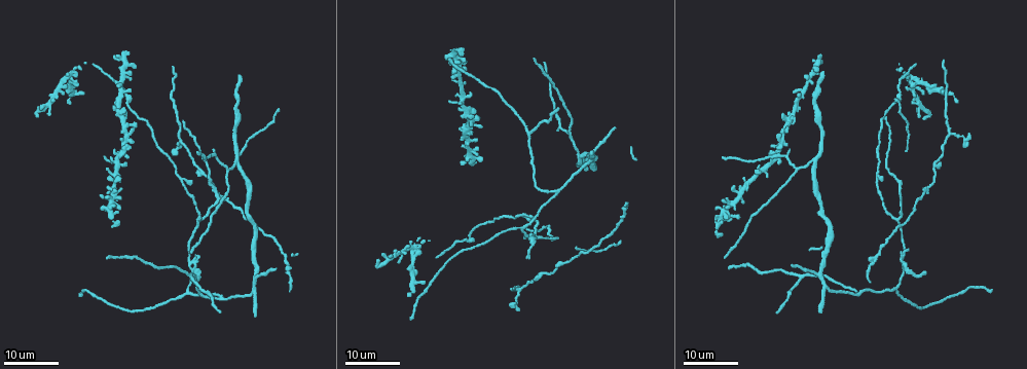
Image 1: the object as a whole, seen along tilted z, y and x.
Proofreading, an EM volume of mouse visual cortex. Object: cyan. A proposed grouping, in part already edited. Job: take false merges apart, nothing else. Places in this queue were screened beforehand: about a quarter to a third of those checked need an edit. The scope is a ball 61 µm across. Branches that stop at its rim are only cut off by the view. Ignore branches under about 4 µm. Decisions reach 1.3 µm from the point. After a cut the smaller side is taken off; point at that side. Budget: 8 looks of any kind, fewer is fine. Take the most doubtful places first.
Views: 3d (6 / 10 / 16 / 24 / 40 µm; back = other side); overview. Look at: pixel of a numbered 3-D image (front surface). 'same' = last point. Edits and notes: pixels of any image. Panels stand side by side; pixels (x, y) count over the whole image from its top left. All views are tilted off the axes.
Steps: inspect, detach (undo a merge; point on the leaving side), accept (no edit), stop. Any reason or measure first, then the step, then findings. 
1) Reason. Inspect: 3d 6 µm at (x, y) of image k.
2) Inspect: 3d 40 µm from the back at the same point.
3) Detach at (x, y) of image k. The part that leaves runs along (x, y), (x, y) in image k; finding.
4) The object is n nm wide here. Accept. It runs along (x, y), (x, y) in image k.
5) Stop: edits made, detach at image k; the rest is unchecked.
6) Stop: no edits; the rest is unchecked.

Arms part here. Inspect: 3d 16 µm at (198, 226) of image 1.

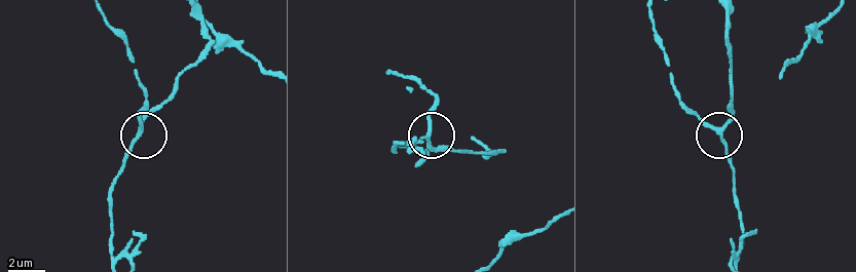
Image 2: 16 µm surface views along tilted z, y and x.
Closer look. Inspect: 3d 6 µm at (719, 131) of image 2.

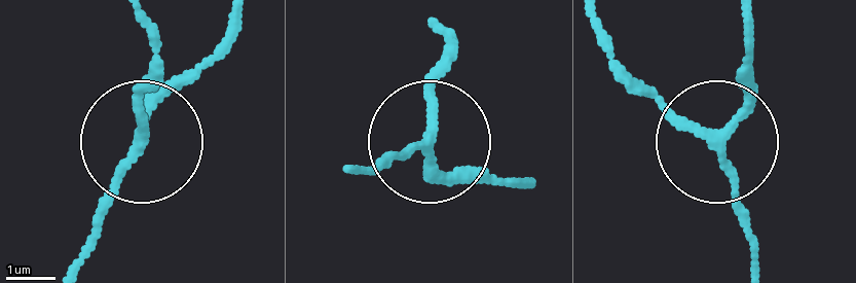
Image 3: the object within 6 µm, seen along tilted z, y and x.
Inspect: 3d 6 µm from the back at (426, 142) of image 3.

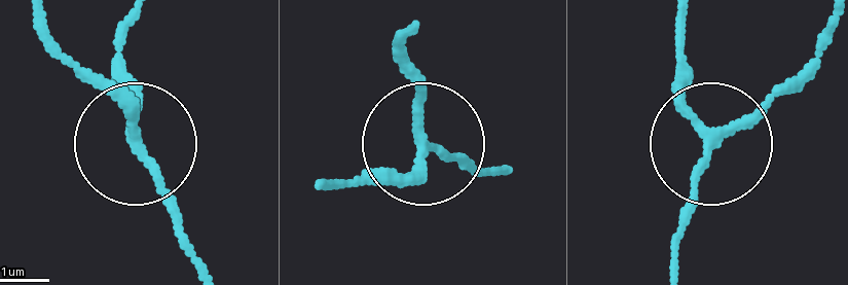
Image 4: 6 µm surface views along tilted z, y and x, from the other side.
The object is 180 nm wide here. Accept. It runs along (499, 168), (428, 142), (397, 174), (325, 182) in image 4; all the same neuron.

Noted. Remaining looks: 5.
Side arm on a straight run. Inspect: 3d 24 µm at (578, 152) of image 1.

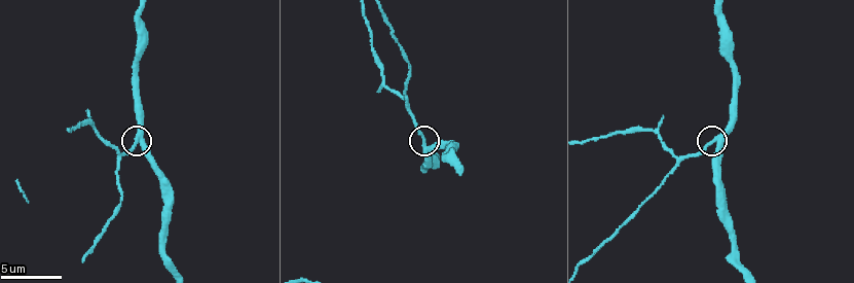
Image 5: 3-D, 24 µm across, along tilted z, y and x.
Closer look. Inspect: 3d 6 µm at (422, 142) of image 5.

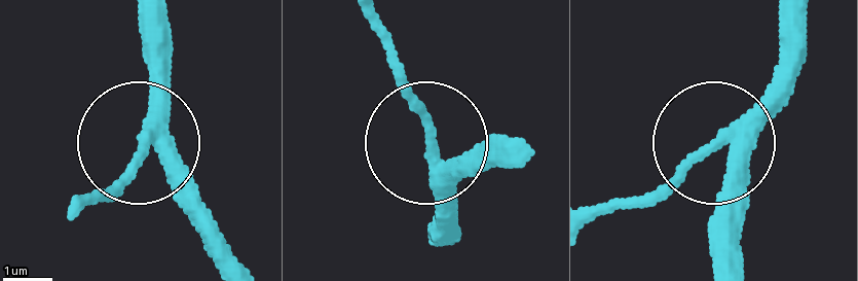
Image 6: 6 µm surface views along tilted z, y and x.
The side arm is 18 µm long; 3 arms meet here. Accept. One neuron here.

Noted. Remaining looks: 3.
Three arms meet. Inspect: 3d 24 µm at (950, 132) of image 1.

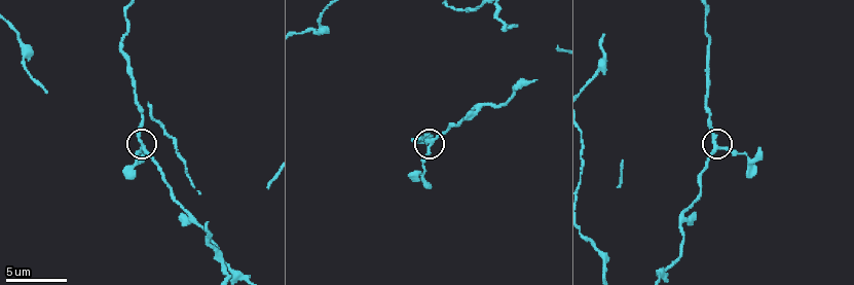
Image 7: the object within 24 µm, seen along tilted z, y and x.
Zoom in. Inspect: 3d 6 µm at (720, 146) of image 7.

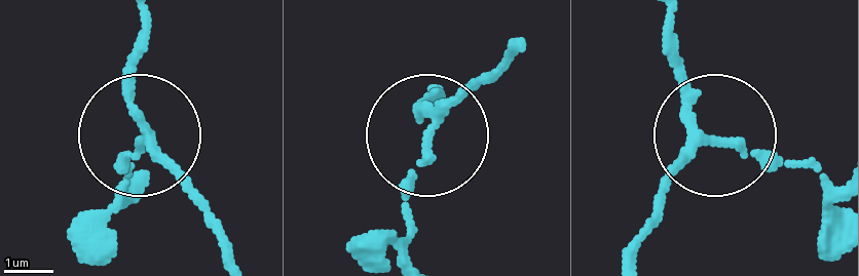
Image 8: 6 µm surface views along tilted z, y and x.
3 arms meet here. Accept. Continuous, no second neuron.

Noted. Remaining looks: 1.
Inspect: 3d 10 µm at (514, 25) of image 7.

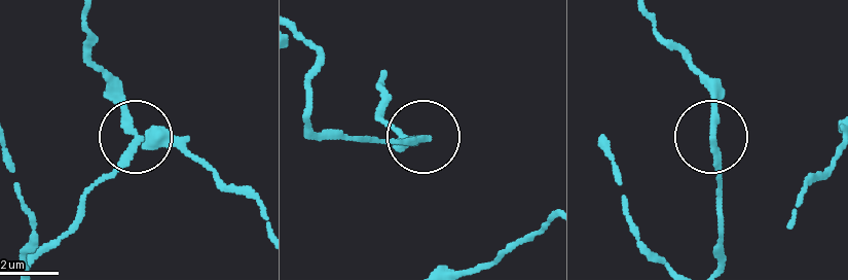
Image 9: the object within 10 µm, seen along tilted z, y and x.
Detach at (114, 96) of image 9. A second neuron is stuck on.

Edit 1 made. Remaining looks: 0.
Stop: edits made, detach at image 9; the rest is unchecked.

